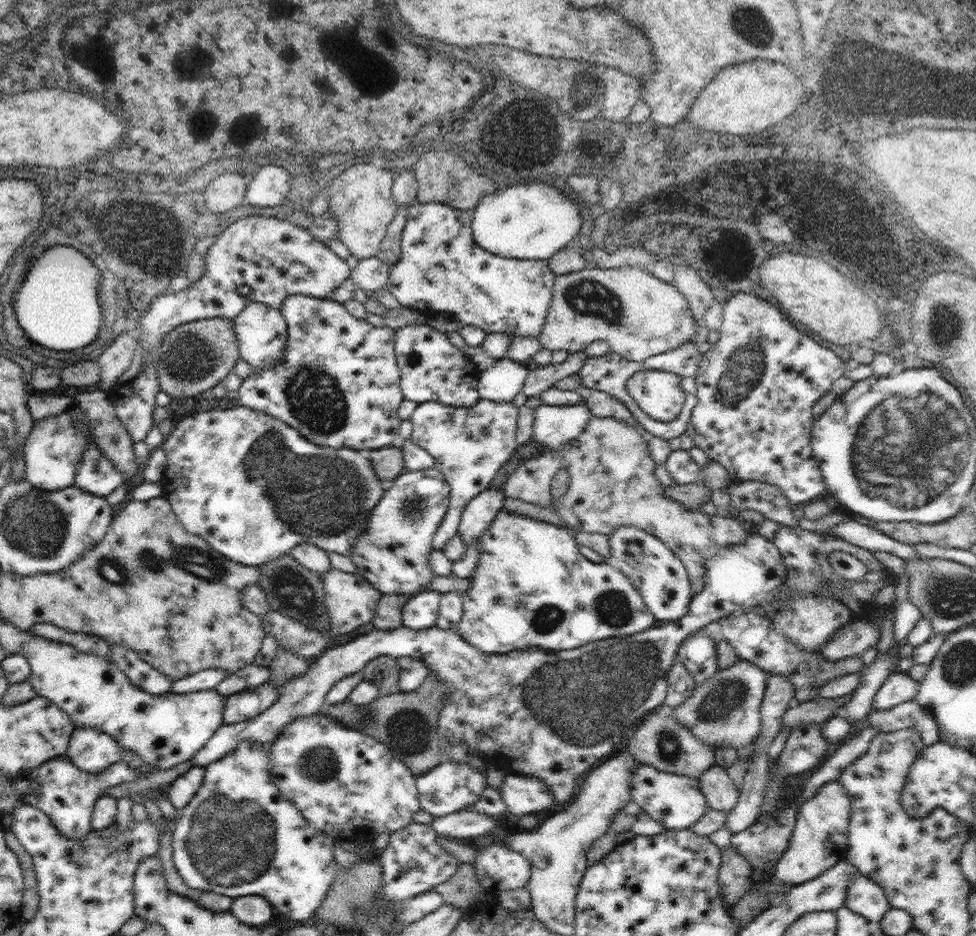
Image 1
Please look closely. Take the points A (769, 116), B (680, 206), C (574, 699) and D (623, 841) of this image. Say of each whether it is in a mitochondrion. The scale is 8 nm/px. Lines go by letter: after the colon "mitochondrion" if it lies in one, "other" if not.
A: other
B: mitochondrion
C: mitochondrion
D: other

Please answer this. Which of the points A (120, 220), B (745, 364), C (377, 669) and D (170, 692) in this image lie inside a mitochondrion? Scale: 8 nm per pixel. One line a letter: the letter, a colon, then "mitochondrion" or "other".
A: mitochondrion
B: mitochondrion
C: other
D: other

